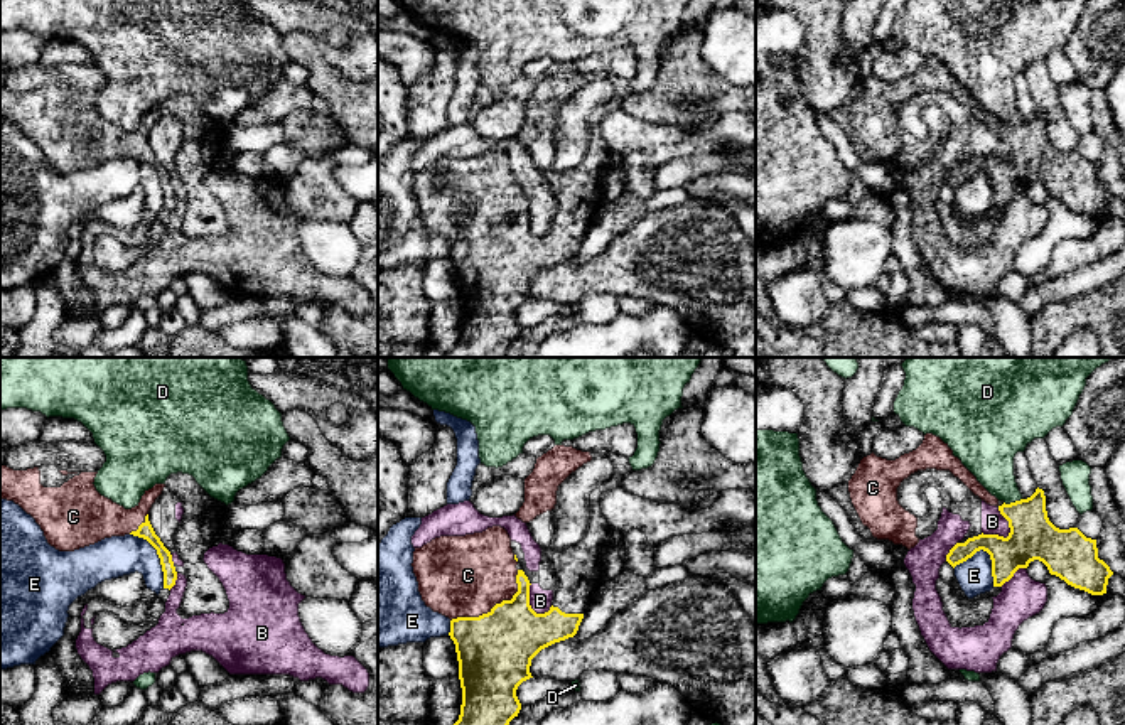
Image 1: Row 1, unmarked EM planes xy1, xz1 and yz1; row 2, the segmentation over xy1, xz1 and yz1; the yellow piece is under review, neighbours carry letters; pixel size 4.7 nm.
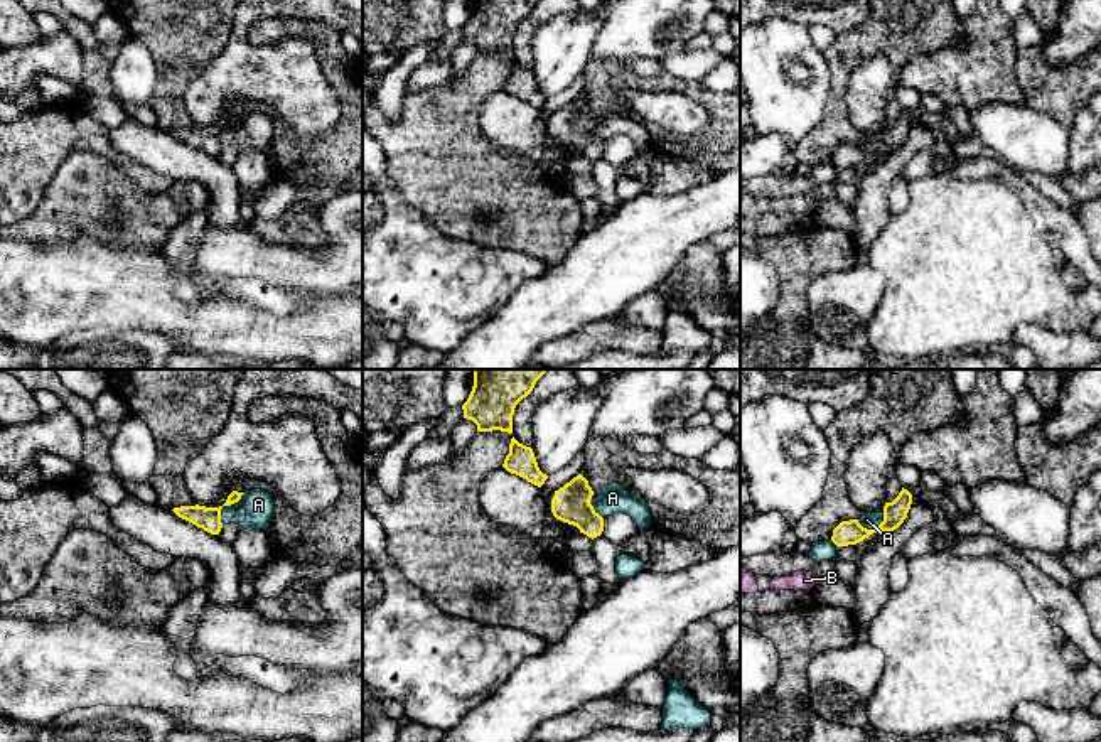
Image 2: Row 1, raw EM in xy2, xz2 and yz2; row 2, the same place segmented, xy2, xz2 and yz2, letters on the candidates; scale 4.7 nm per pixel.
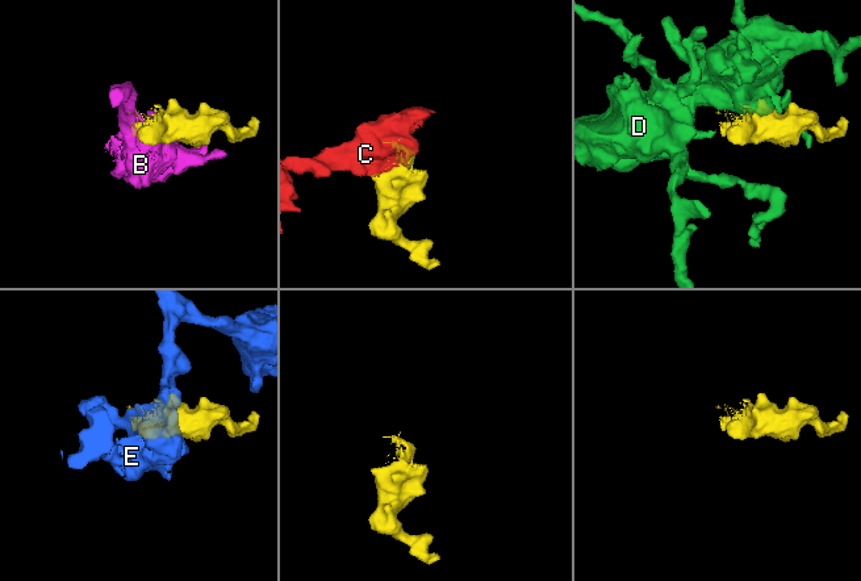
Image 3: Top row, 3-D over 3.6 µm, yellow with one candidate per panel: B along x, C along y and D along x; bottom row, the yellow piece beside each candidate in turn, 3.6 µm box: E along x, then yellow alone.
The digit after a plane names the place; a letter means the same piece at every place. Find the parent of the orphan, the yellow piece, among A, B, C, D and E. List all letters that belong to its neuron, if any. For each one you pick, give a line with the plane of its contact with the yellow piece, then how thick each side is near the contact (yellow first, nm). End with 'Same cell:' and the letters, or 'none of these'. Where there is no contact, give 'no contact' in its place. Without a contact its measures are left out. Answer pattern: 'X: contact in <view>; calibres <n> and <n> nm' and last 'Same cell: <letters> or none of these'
C: contact in xz1; calibres 360 and 380 nm
Same cell: C

